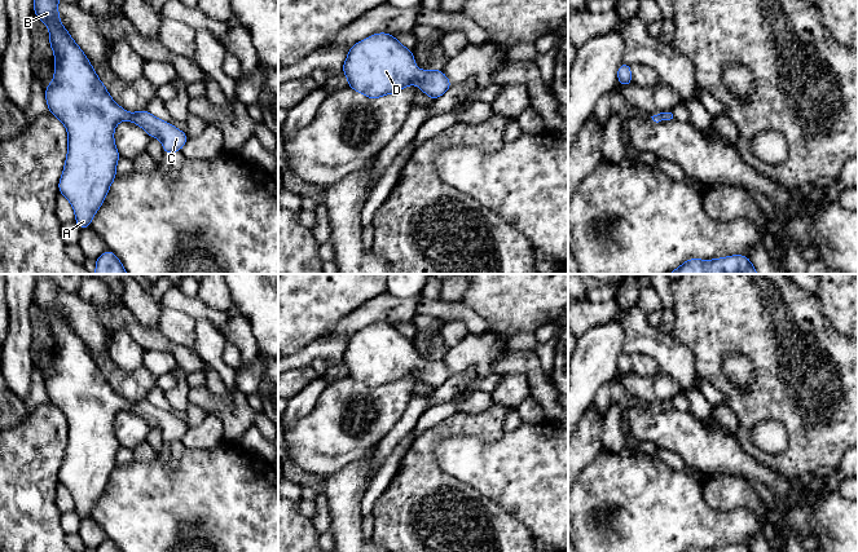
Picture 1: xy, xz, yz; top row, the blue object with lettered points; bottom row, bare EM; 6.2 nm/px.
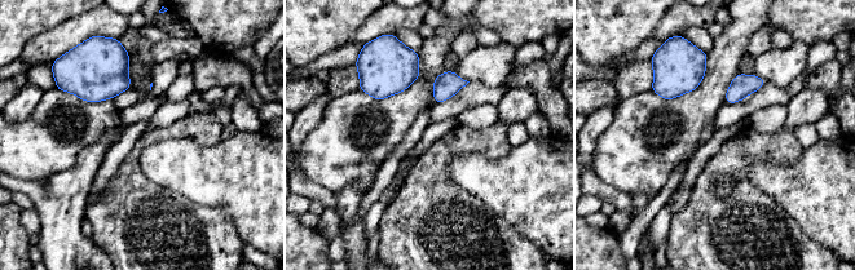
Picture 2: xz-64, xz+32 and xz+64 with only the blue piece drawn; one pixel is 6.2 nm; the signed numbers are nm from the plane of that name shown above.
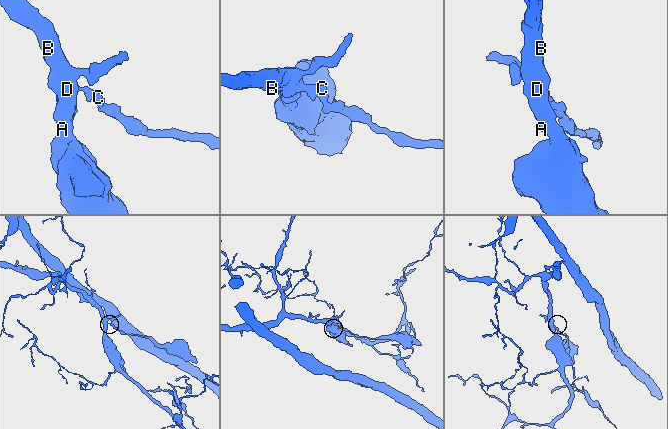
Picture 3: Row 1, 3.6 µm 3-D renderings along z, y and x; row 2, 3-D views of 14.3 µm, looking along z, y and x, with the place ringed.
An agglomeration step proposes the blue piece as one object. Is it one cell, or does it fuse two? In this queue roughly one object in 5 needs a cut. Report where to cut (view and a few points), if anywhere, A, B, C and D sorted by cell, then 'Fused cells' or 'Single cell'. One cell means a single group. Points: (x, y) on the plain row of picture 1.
No split. Groups: A B C D. Single cell

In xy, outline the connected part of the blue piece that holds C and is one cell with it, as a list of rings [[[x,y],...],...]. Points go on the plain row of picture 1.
[[[49,274],[34,275],[34,304],[48,315],[49,334],[54,343],[54,367],[44,379],[45,389],[49,402],[66,416],[69,424],[67,446],[58,471],[58,481],[71,493],[78,516],[87,518],[116,467],[115,456],[120,443],[115,437],[114,420],[119,411],[129,410],[140,415],[151,428],[159,428],[164,443],[181,441],[189,427],[171,412],[155,407],[146,398],[127,402],[120,397],[109,384],[84,341],[62,315],[58,304],[61,288],[56,281]]]

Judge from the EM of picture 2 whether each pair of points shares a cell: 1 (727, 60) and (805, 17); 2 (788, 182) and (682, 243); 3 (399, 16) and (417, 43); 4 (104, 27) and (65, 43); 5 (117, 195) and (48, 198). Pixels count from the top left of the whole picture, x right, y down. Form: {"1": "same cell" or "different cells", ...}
{"1": "different cells", "2": "different cells", "3": "different cells", "4": "same cell", "5": "different cells"}

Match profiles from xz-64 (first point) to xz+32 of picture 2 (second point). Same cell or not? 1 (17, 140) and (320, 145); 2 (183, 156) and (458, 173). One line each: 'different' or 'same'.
1: same
2: same

